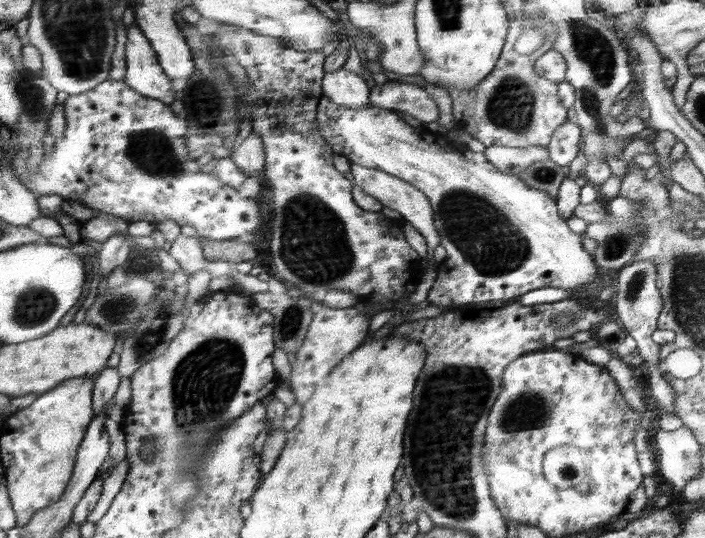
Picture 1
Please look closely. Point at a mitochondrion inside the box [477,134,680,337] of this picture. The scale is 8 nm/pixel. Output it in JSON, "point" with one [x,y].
{"point":[615,245]}

